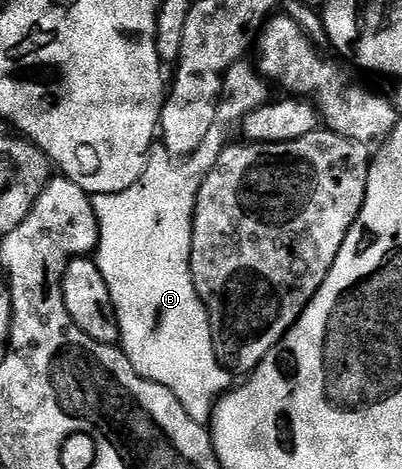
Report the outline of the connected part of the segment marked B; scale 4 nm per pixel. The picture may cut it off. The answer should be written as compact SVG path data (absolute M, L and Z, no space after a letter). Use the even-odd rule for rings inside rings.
M246 60L237 62L225 71L226 95L219 101L218 119L212 124L212 132L204 136L204 144L200 144L196 152L187 154L184 160L179 160L165 146L155 145L146 159L144 176L140 176L140 180L132 188L115 194L95 194L92 198L98 221L96 261L100 276L104 276L104 284L108 284L108 292L116 308L120 349L126 353L132 368L136 368L140 376L168 388L168 392L172 392L172 396L176 396L176 400L184 404L184 412L188 412L188 416L192 416L192 420L196 420L196 424L201 426L206 426L214 417L214 406L218 399L231 389L232 374L220 364L216 356L212 344L210 317L192 280L190 253L194 209L208 172L212 172L220 152L231 141L230 129L233 126L235 129L242 119L247 118L256 108L267 105L268 83L257 69L248 63Z

